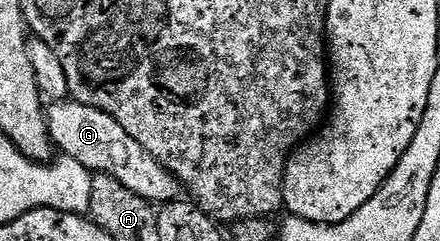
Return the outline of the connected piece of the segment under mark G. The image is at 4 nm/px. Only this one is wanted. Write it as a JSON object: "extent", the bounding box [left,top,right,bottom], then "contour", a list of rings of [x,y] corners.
{"extent":[47,100,182,204],"contour":[[[66,100],[52,103],[48,107],[47,117],[53,145],[64,157],[79,160],[79,164],[83,164],[83,168],[93,174],[115,176],[119,184],[131,188],[131,192],[143,196],[151,203],[168,204],[182,197],[181,181],[153,159],[151,152],[147,152],[139,140],[127,136],[127,132],[123,132],[120,124],[107,116],[107,112],[85,106],[76,100]]]}

